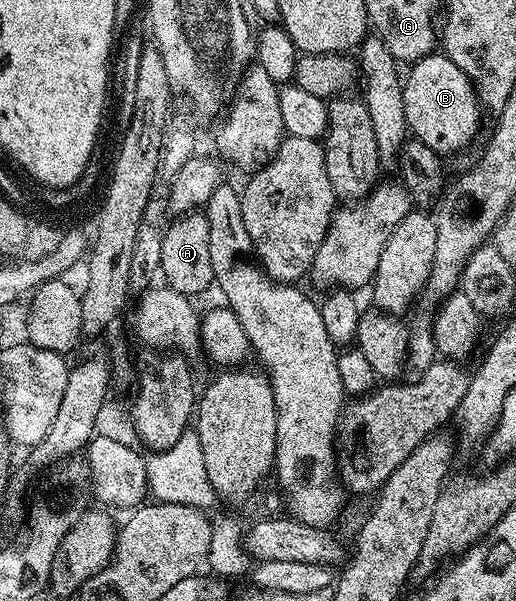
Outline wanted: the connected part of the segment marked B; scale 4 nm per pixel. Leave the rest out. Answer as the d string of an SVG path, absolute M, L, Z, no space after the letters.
M444 54L412 61L410 68L409 73L404 73L401 89L408 131L438 154L459 151L474 138L483 113L473 81Z

